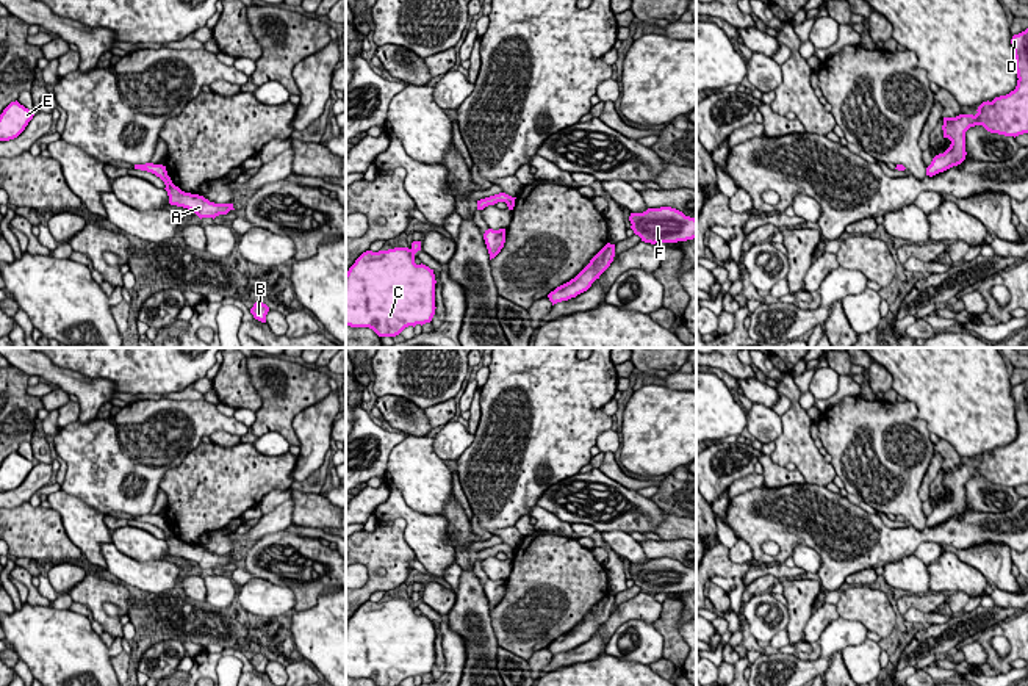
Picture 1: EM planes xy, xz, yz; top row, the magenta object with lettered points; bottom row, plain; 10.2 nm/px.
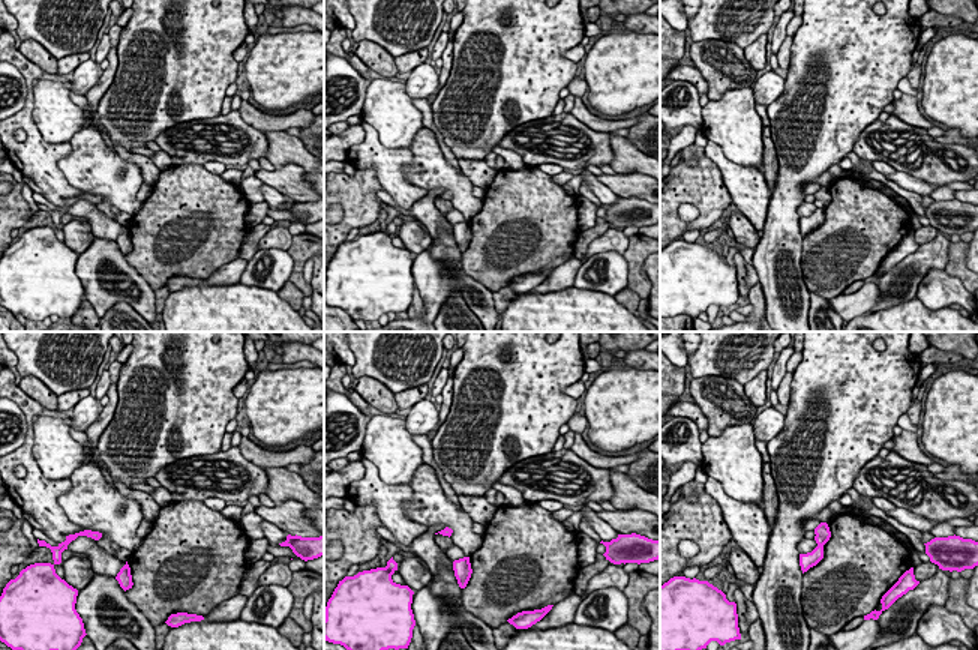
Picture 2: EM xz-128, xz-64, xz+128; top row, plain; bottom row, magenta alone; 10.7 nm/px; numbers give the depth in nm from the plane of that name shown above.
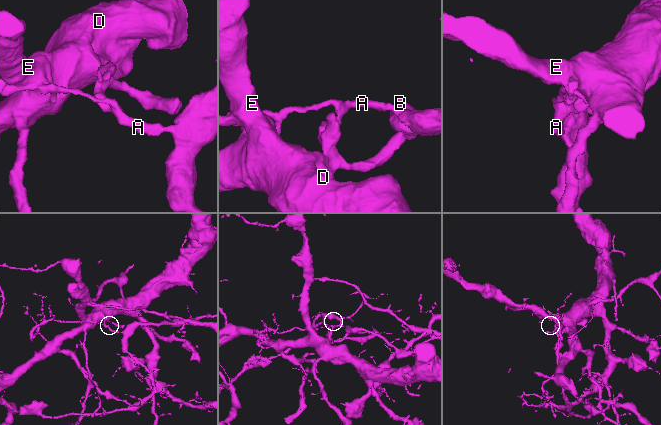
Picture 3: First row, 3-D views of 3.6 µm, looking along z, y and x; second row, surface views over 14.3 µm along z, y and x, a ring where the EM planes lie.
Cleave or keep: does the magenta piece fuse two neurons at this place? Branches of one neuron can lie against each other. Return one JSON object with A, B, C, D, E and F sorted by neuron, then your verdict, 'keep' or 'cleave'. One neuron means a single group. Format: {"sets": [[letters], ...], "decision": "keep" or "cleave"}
{"sets": [["A", "B", "F"], ["C", "D", "E"]], "decision": "cleave"}

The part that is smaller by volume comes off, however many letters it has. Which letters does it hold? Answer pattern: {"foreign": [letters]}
{"foreign": ["A", "B", "F"]}

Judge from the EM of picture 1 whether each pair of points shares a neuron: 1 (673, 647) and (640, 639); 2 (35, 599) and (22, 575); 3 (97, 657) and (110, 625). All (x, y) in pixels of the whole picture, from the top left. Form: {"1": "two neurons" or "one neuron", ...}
{"1": "two neurons", "2": "one neuron", "3": "two neurons"}

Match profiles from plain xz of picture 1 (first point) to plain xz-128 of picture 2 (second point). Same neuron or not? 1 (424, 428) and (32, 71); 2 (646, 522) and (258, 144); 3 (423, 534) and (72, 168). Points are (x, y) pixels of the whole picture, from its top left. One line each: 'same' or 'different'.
1: different
2: same
3: different

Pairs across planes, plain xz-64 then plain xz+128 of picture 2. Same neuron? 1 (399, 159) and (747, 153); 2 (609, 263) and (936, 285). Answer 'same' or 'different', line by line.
1: different
2: same

